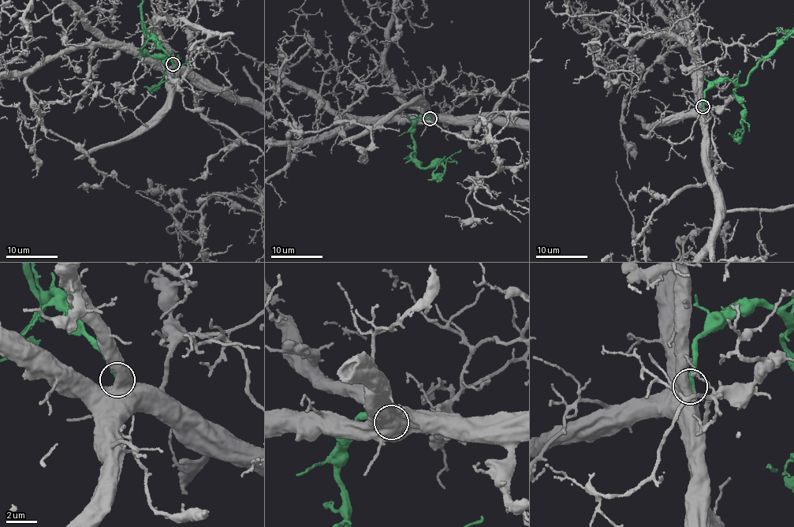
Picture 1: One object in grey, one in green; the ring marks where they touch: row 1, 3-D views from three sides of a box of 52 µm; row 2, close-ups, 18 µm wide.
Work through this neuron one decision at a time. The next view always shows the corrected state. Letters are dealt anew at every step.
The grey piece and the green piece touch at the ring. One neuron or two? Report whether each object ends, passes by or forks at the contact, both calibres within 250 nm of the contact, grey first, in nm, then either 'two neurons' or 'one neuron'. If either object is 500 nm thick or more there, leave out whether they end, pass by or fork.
650/320 nm | one neuron

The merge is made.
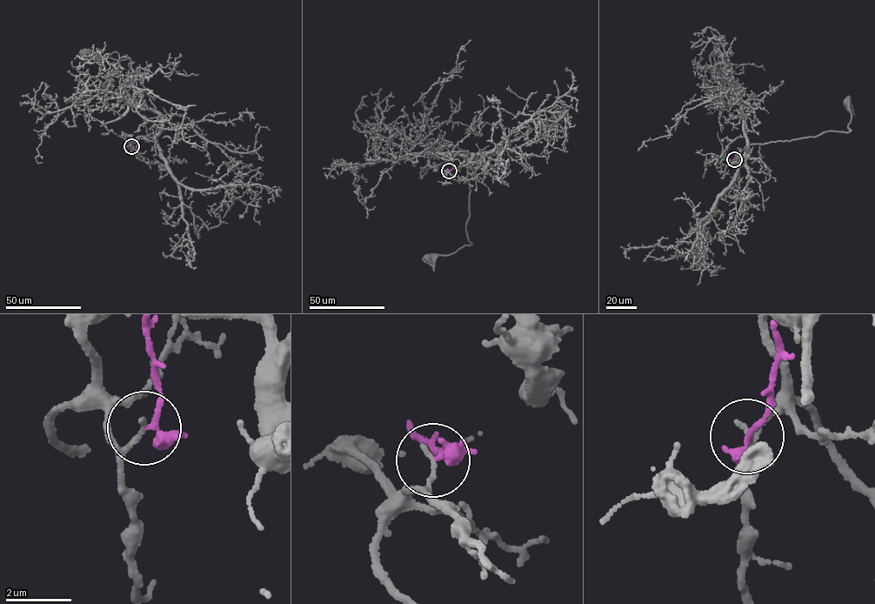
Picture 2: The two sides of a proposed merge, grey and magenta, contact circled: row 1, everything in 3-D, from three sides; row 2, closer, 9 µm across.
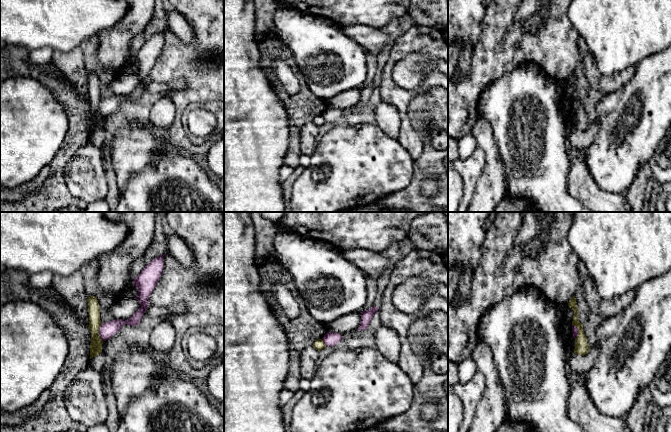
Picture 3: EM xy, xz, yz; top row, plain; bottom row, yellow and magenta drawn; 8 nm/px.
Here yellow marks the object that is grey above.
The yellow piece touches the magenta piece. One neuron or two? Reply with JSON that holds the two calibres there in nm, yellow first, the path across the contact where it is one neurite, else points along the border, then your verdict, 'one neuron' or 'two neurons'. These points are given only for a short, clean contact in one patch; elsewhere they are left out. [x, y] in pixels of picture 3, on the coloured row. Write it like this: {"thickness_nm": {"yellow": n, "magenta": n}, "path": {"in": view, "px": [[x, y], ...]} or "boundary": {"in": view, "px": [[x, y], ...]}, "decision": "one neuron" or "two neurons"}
{"thickness_nm": {"yellow": 100, "magenta": 120}, "boundary": {"in": "xy", "px": [[101, 323], [99, 336], [102, 341]]}, "decision": "two neurons"}

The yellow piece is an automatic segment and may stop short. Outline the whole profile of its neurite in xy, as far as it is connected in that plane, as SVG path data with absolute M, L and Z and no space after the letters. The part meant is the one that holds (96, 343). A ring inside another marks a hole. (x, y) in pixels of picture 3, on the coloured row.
M95 296L87 298L88 313L89 313L89 330L91 332L90 343L90 359L99 355L102 352L103 341L99 335L99 328L101 326L100 308L98 300Z

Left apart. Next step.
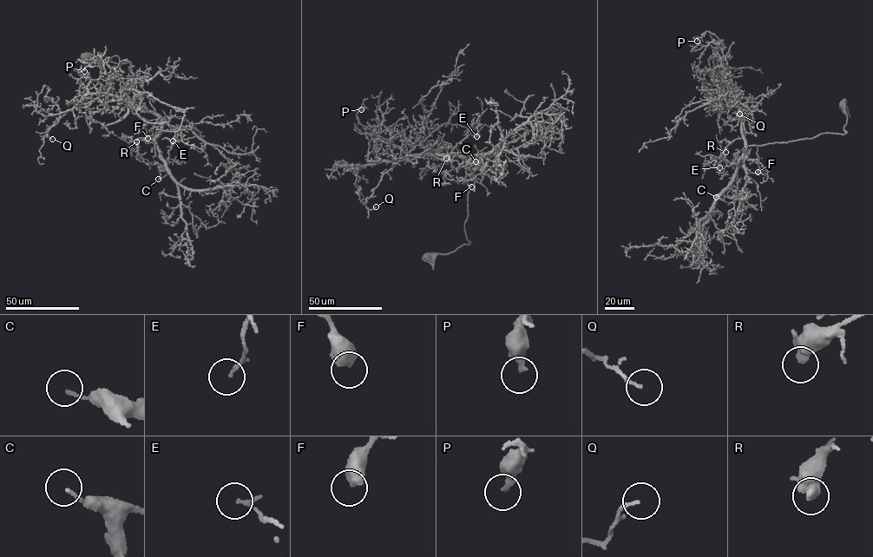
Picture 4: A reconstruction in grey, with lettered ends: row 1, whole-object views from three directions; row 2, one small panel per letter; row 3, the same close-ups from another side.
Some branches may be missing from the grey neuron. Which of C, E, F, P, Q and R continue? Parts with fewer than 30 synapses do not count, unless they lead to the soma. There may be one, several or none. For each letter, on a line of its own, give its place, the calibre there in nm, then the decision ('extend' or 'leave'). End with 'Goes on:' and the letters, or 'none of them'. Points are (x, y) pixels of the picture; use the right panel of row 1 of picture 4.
C: (716, 197) | 120 nm | leave
E: (719, 167) | 120 nm | leave
F: (758, 172) | 600 nm | leave
P: (697, 41) | 320 nm | leave
Q: (739, 114) | 100 nm | leave
R: (725, 152) | 420 nm | leave
Goes on: none of them

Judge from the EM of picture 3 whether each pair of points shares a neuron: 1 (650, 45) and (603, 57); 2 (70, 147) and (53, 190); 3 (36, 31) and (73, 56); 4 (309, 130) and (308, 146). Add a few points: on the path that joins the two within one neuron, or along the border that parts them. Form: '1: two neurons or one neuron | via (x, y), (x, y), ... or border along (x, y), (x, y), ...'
1: one neuron | via (638, 45), (615, 46)
2: one neuron | via (61, 158), (57, 166), (55, 179)
3: two neurons | border along (80, 45), (67, 51), (54, 51)
4: one neuron | via (308, 134), (308, 142)

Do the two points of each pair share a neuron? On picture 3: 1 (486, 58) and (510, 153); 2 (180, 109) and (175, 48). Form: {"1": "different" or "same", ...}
{"1": "different", "2": "same"}

